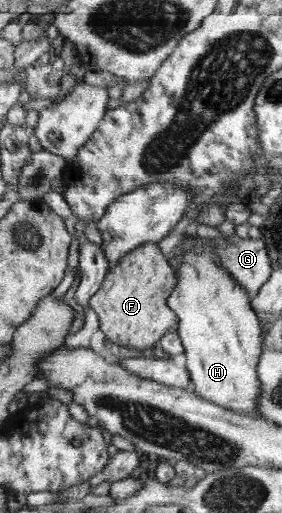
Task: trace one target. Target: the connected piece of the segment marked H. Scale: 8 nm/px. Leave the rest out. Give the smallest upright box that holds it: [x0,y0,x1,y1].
[167,240,263,415]

